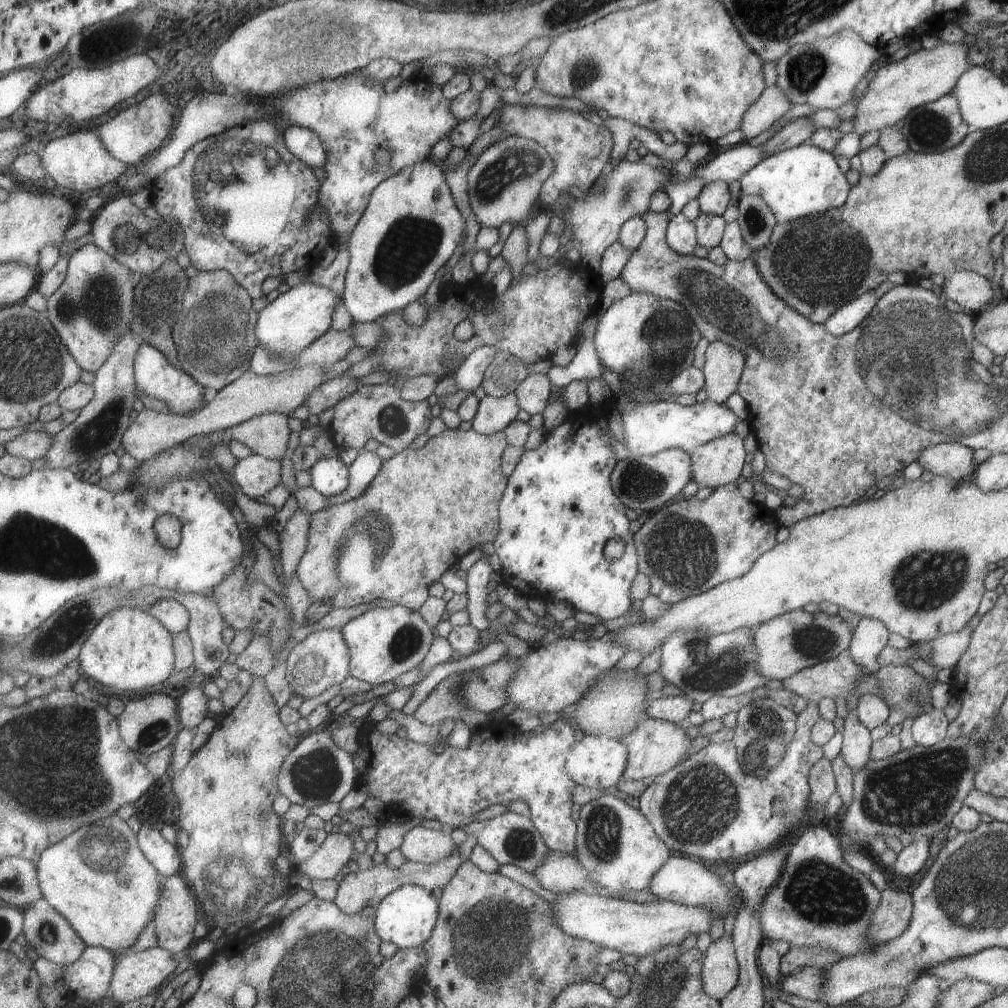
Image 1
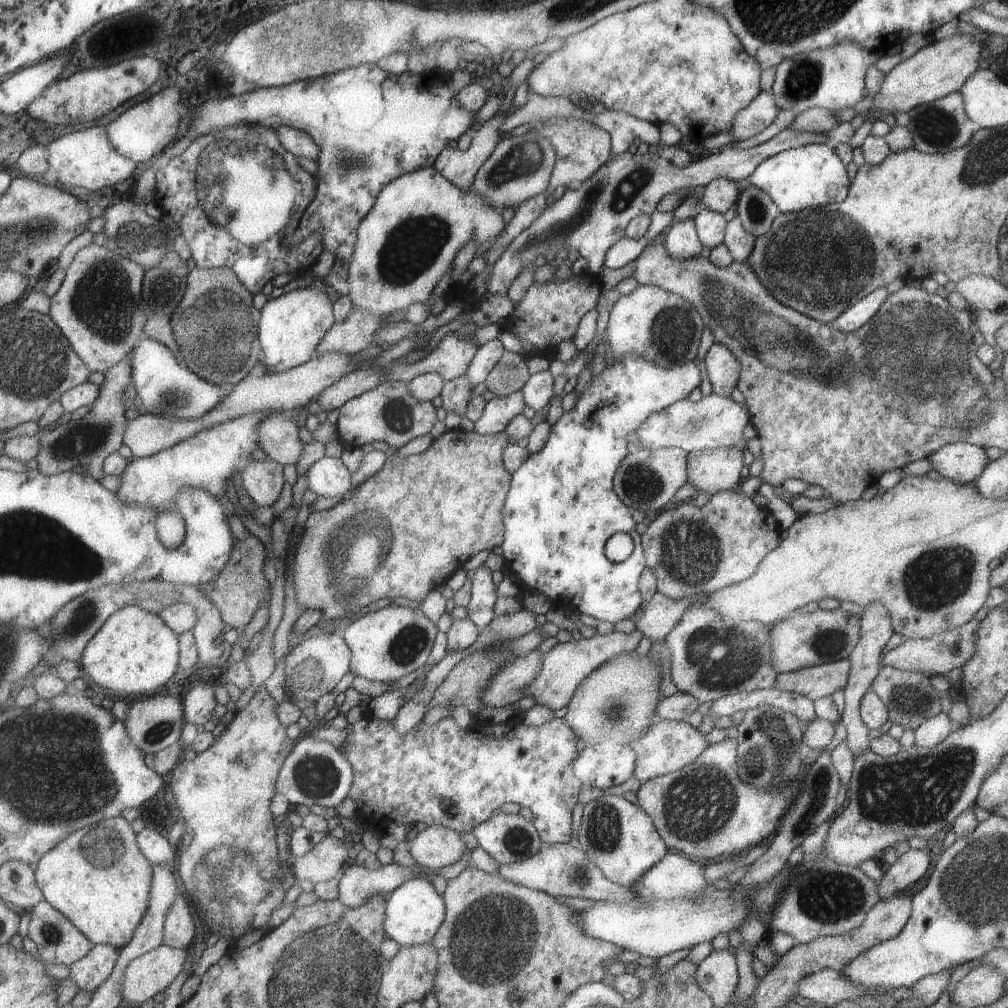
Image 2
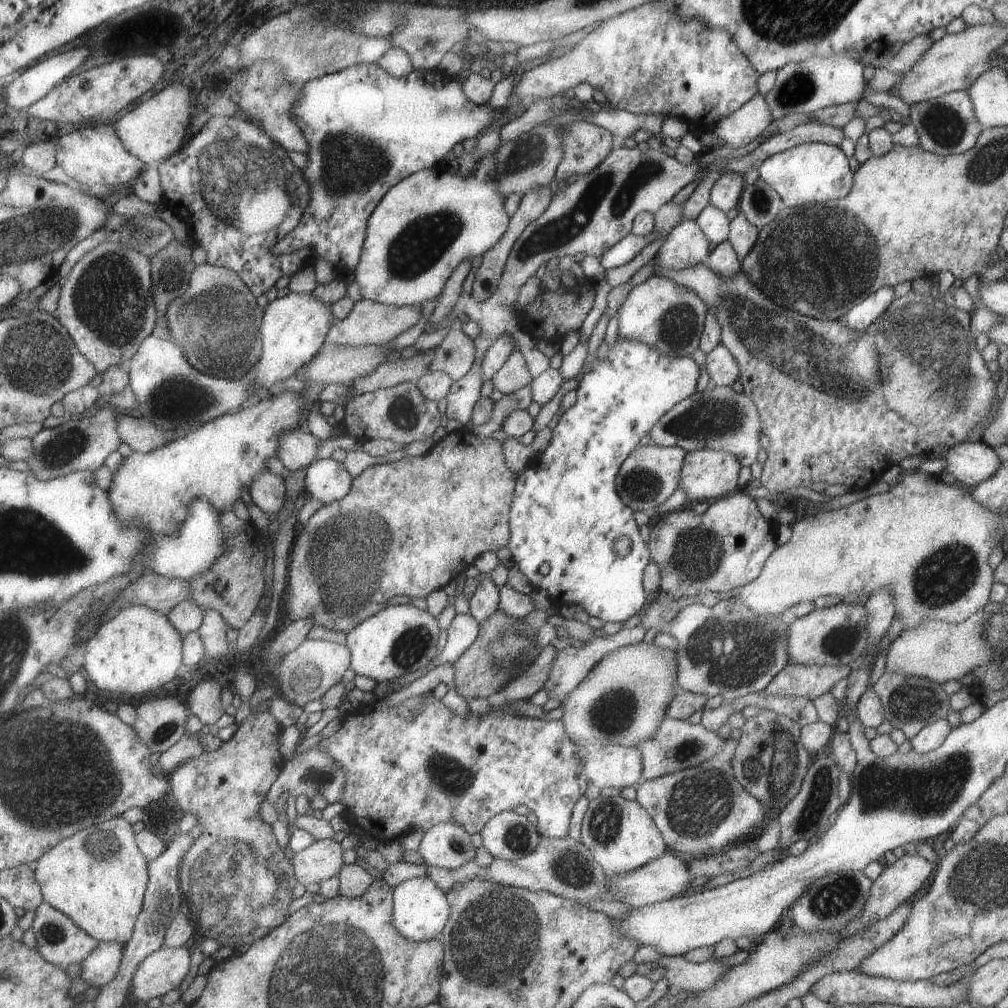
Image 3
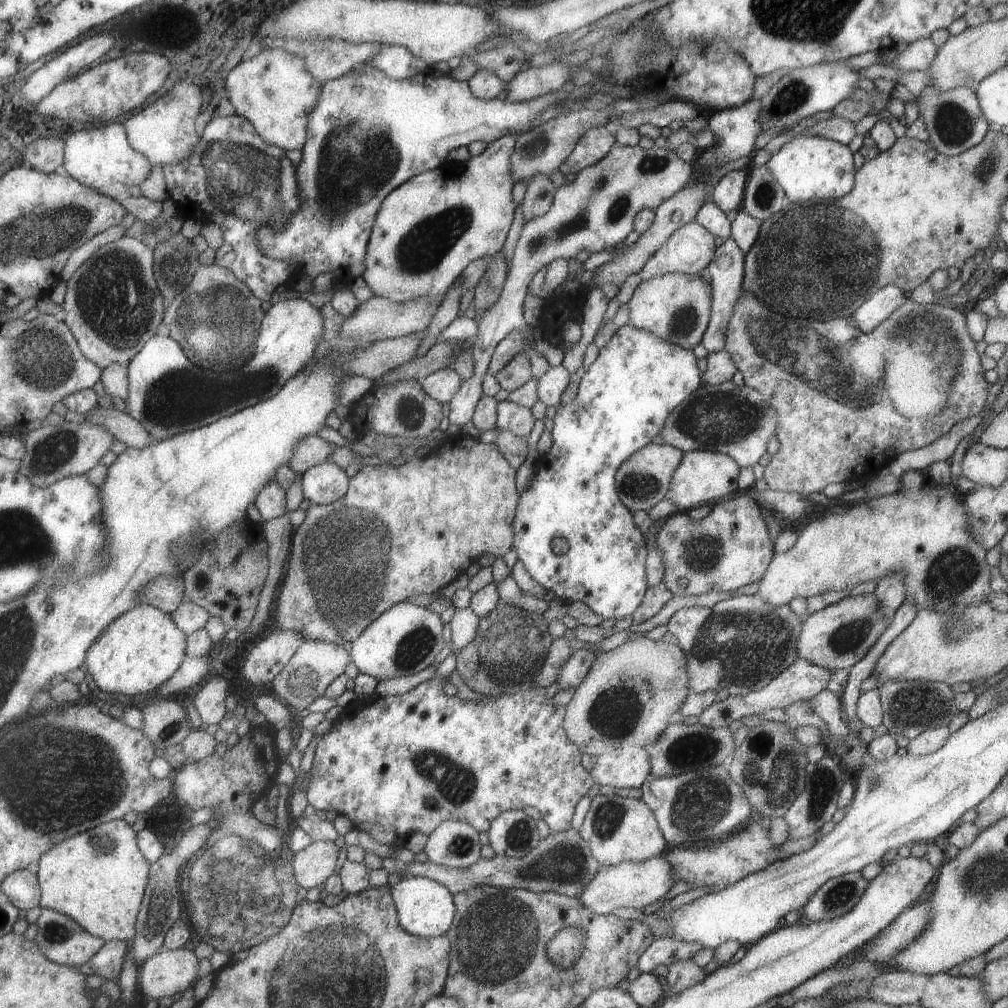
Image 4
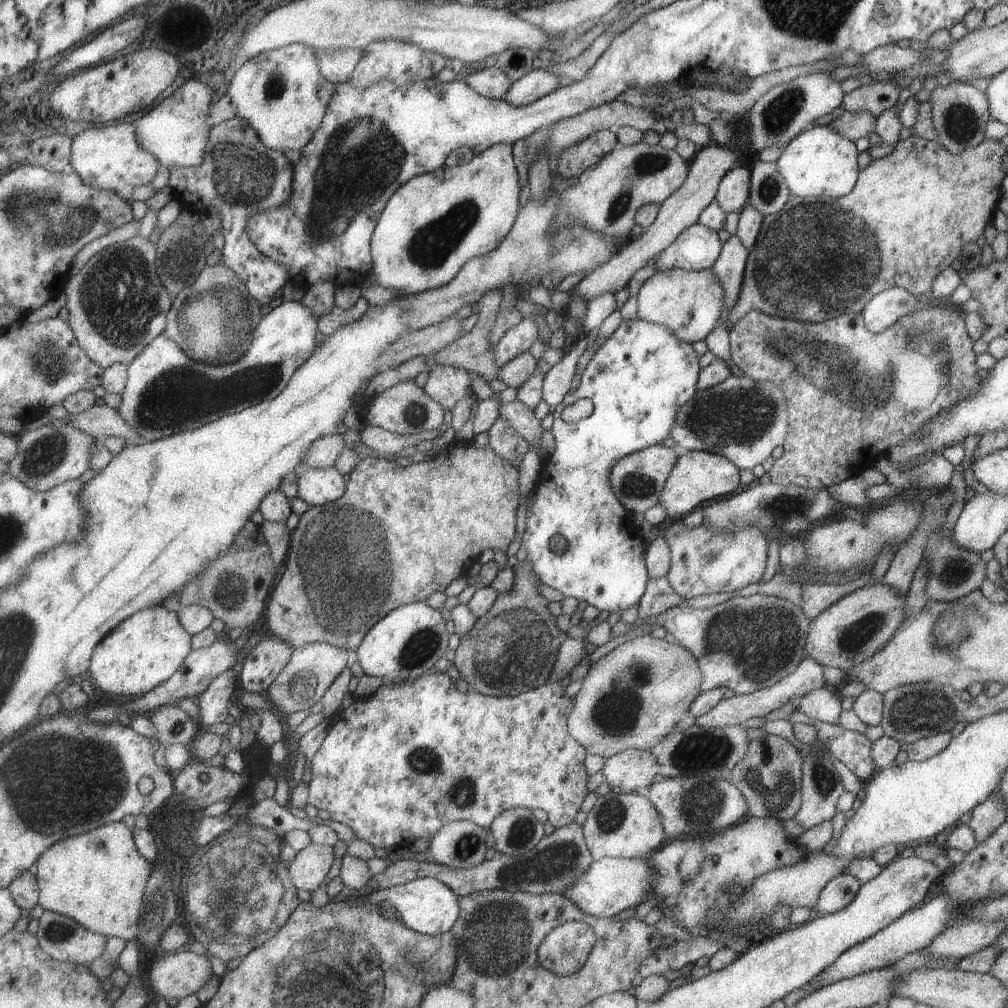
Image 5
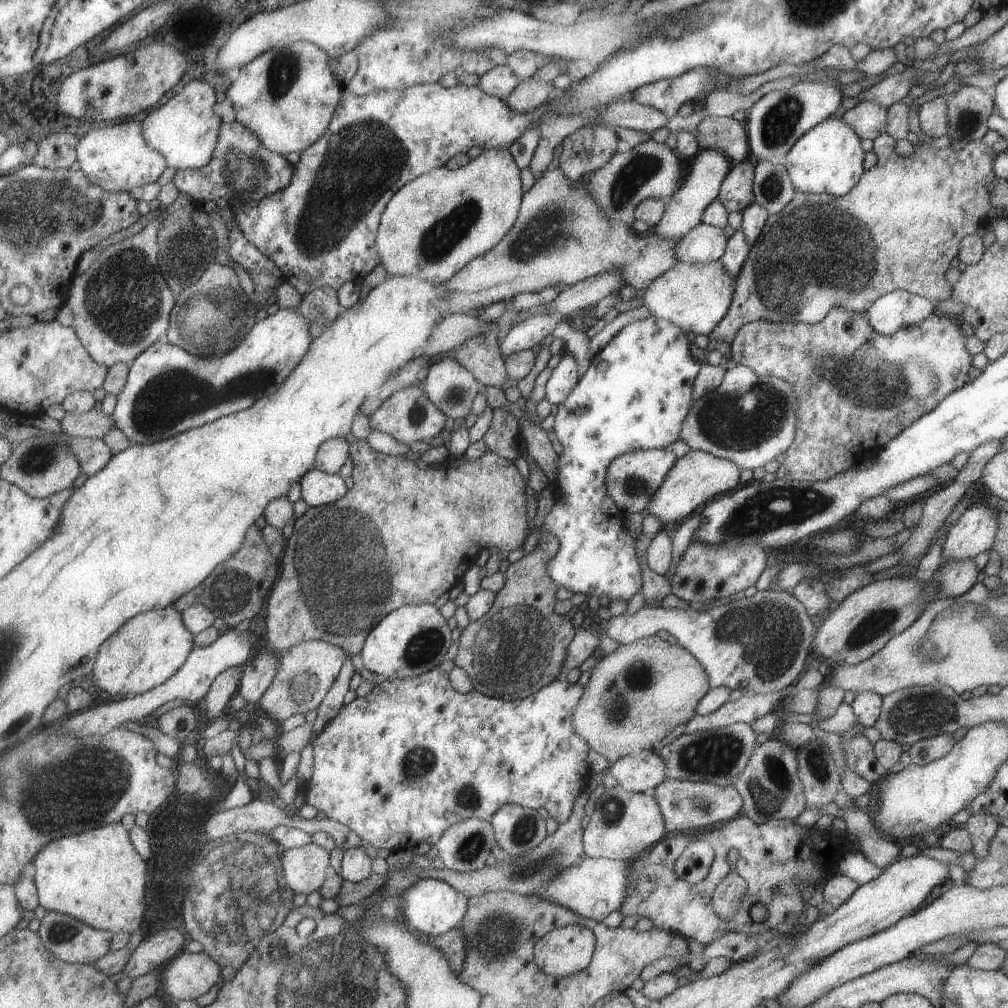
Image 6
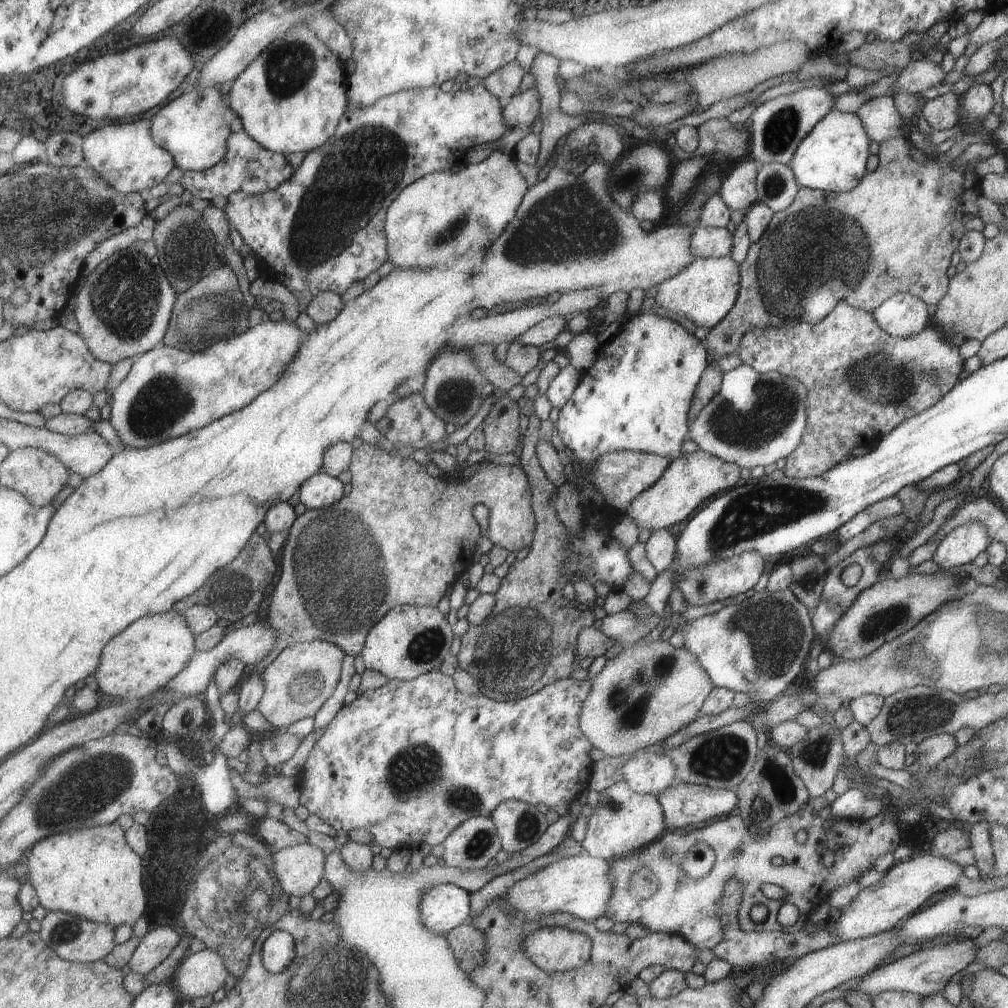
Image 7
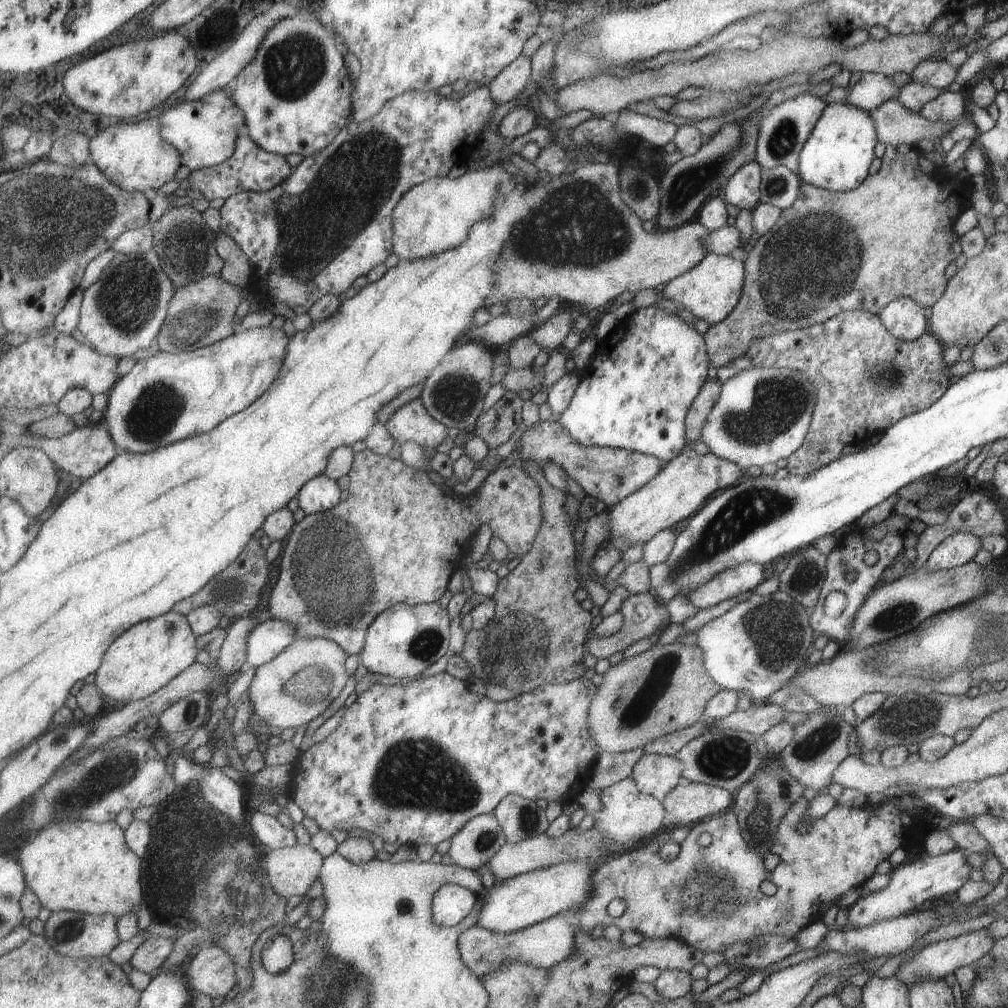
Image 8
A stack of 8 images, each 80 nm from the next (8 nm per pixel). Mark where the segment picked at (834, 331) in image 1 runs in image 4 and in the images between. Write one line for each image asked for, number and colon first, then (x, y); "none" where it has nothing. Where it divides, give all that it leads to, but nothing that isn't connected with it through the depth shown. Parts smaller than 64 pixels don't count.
2: (854, 317)
3: (859, 317)
4: (872, 312)

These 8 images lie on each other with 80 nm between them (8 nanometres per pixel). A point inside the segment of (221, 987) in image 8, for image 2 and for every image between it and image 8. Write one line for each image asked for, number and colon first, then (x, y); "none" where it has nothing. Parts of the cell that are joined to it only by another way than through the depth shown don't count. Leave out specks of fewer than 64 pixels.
2: (147, 975)
3: (164, 970)
4: (167, 973)
5: (181, 974)
6: (190, 975)
7: (203, 973)

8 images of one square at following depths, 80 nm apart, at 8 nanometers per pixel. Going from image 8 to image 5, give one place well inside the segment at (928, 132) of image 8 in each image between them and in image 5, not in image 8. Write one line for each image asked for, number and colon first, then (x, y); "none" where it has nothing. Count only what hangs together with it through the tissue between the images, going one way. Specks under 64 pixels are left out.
5: (852, 125)
6: (868, 118)
7: (880, 118)

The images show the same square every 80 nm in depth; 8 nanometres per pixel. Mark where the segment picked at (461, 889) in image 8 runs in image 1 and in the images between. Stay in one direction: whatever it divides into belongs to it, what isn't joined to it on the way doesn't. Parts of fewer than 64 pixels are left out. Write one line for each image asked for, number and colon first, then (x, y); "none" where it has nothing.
1: (407, 917)
2: (416, 910)
3: (422, 909)
4: (427, 908)
5: (428, 905)
6: (434, 907)
7: (445, 907)

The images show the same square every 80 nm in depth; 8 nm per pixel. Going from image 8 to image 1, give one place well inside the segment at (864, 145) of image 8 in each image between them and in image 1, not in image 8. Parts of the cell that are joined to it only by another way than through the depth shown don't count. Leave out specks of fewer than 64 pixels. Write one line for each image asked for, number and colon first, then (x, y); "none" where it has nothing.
1: (804, 180)
2: (811, 175)
3: (808, 173)
4: (808, 166)
5: (819, 162)
6: (827, 158)
7: (832, 157)

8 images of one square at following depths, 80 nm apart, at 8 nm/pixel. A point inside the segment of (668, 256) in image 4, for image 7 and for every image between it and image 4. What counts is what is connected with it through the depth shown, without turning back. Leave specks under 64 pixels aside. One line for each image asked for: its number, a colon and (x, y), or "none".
5: (697, 247)
6: (703, 243)
7: (715, 242)

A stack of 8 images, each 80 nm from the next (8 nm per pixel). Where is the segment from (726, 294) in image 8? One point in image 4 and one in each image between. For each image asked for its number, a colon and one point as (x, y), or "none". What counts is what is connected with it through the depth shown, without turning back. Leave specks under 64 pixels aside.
4: (676, 307)
5: (689, 303)
6: (693, 296)
7: (704, 291)

